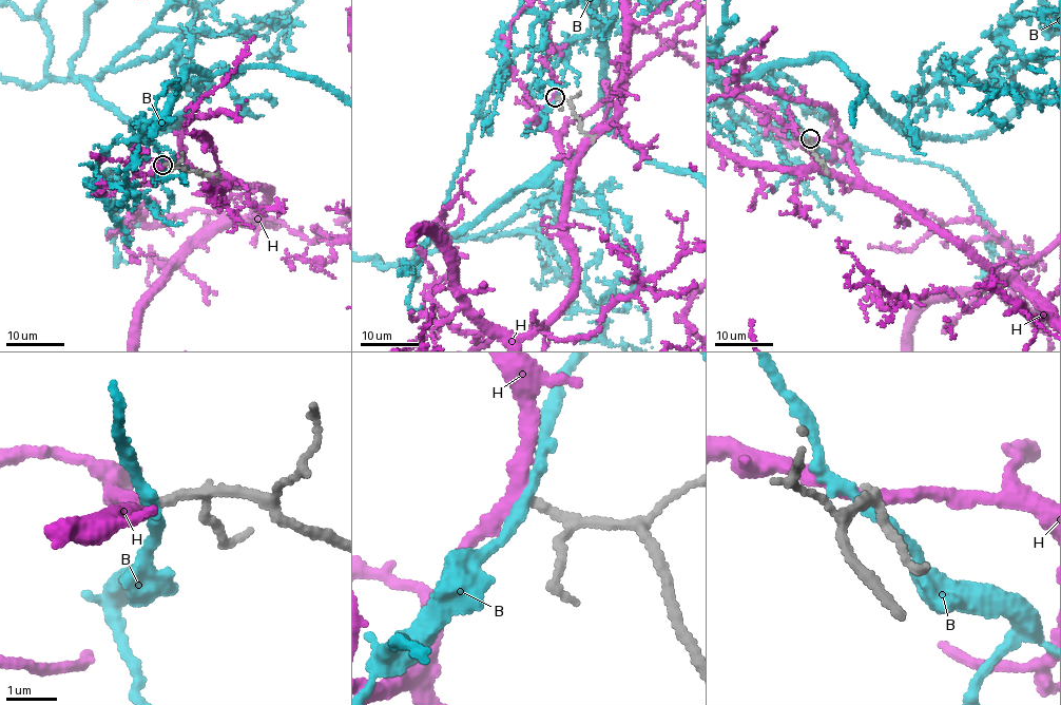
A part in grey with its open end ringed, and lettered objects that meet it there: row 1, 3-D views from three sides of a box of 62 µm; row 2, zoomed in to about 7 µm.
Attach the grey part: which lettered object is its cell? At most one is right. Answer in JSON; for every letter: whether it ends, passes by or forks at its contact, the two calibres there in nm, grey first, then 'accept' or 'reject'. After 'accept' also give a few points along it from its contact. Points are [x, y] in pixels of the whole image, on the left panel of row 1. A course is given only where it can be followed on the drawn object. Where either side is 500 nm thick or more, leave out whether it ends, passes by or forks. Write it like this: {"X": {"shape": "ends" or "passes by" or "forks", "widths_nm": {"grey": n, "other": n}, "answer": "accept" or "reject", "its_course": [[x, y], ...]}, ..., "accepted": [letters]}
{"B": {"shape": "passes by", "widths_nm": {"grey": 140, "other": 220}, "answer": "reject"}, "H": {"shape": "passes by", "widths_nm": {"grey": 140, "other": 280}, "answer": "reject"}, "accepted": []}

